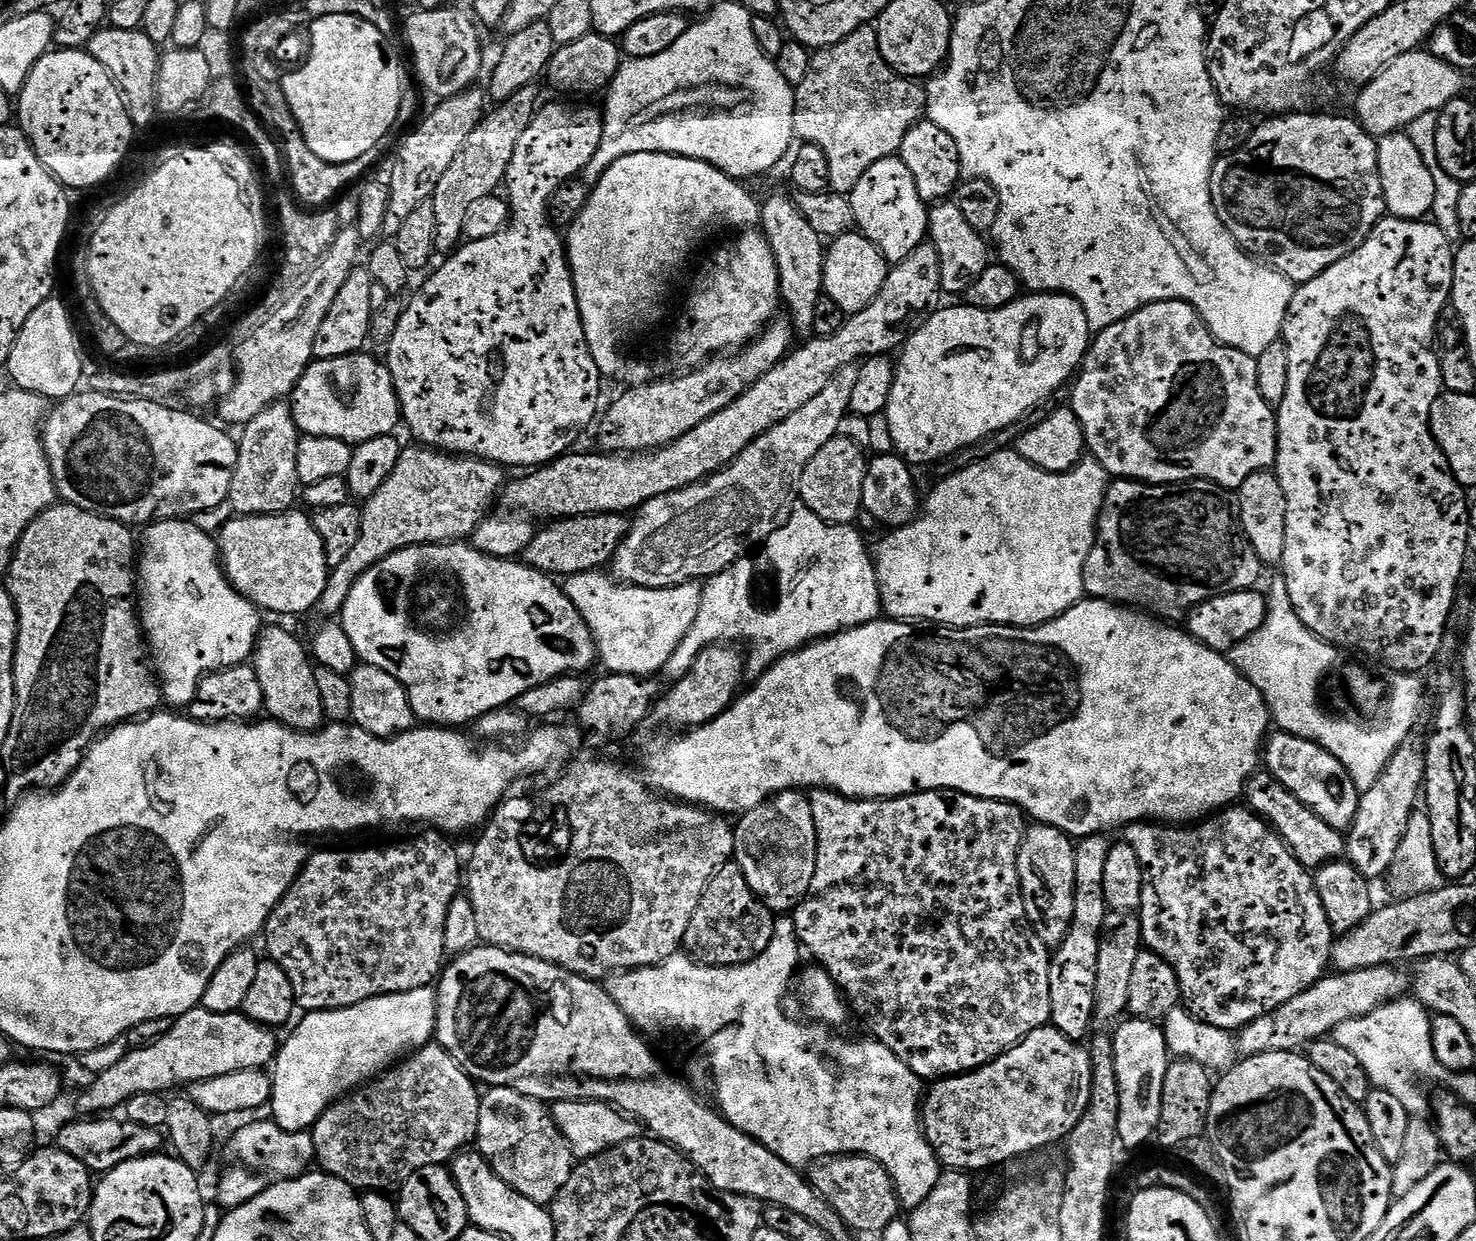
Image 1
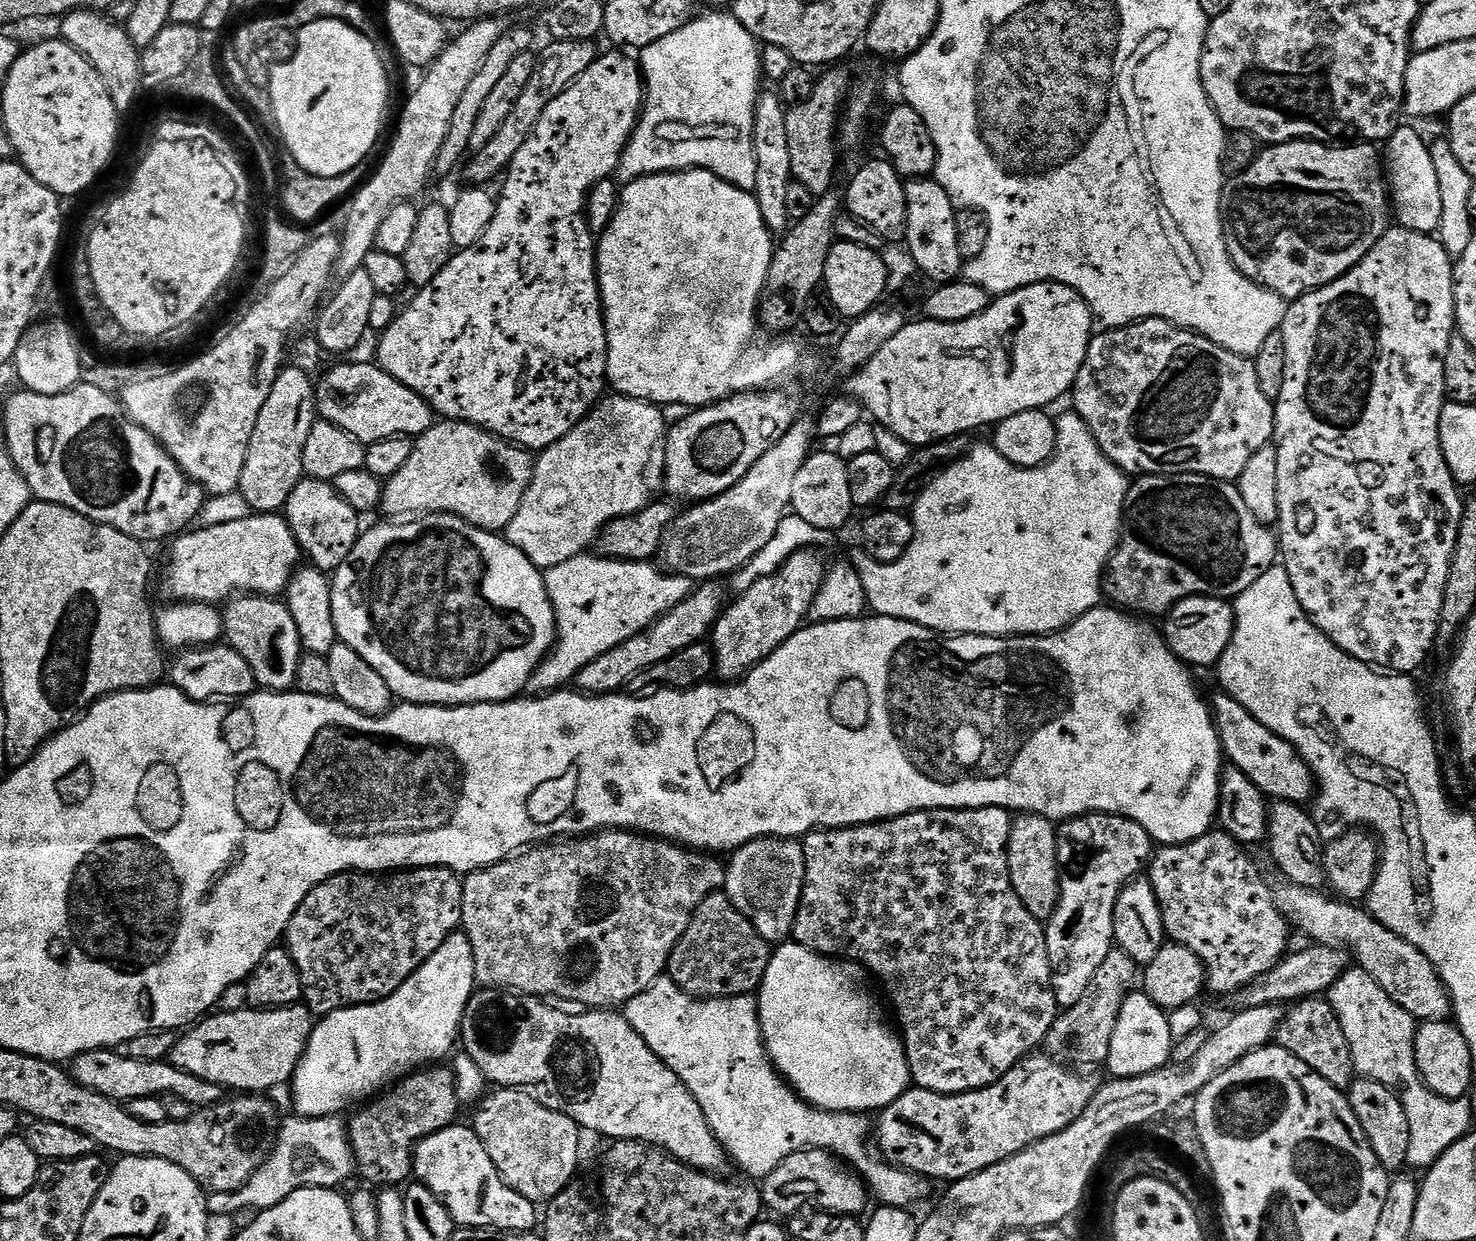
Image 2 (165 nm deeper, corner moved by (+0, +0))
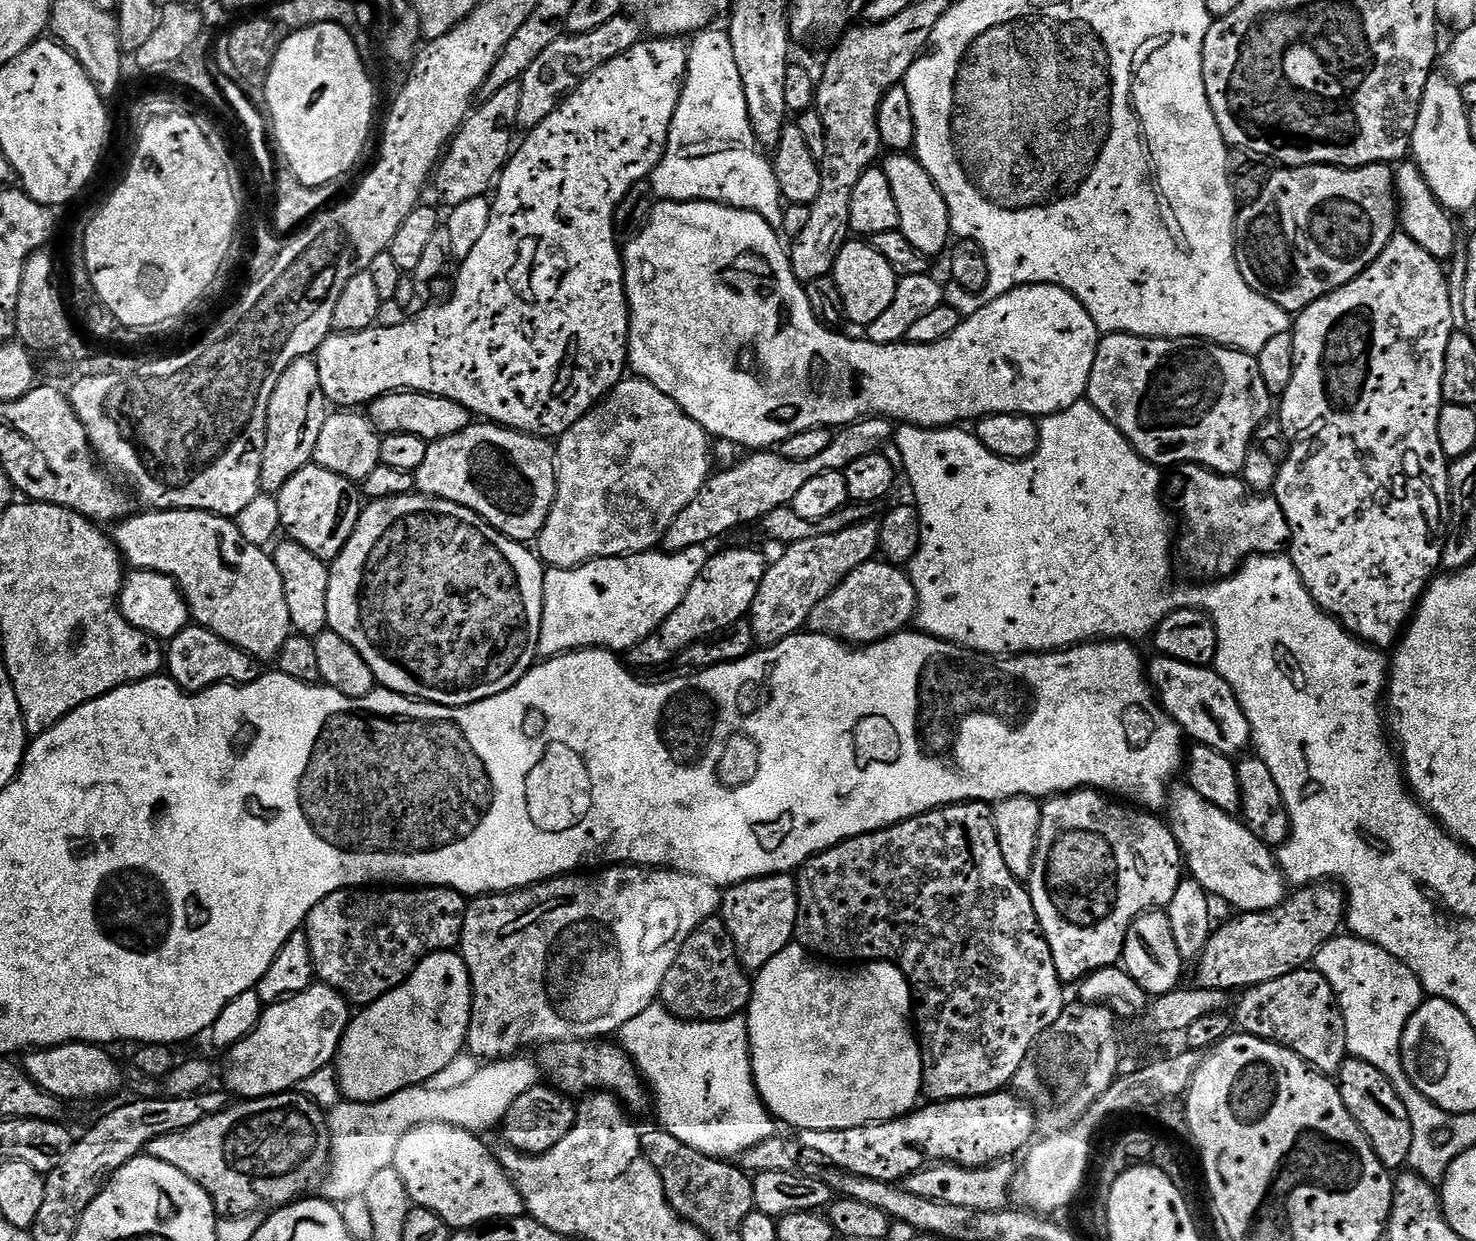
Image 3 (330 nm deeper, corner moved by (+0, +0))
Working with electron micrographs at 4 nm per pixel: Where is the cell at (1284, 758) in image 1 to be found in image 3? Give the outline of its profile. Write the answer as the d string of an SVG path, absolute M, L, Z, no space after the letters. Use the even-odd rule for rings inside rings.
M1157 655L1155 659L1156 661L1153 664L1151 661L1146 668L1148 682L1156 694L1160 707L1163 708L1167 716L1180 727L1180 731L1189 741L1210 746L1214 750L1218 750L1223 756L1239 757L1245 751L1243 748L1252 744L1250 722L1246 718L1234 690L1220 677L1219 671L1212 666L1207 668L1194 666L1169 656Z

